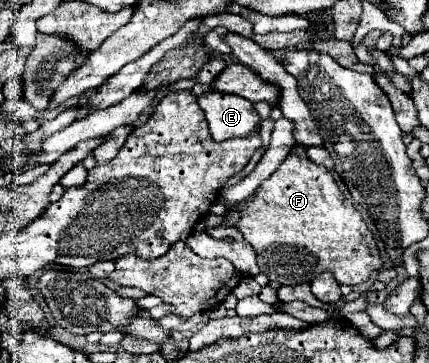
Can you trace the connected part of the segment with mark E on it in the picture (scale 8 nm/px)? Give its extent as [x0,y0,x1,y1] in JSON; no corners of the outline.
[199,90,261,142]

